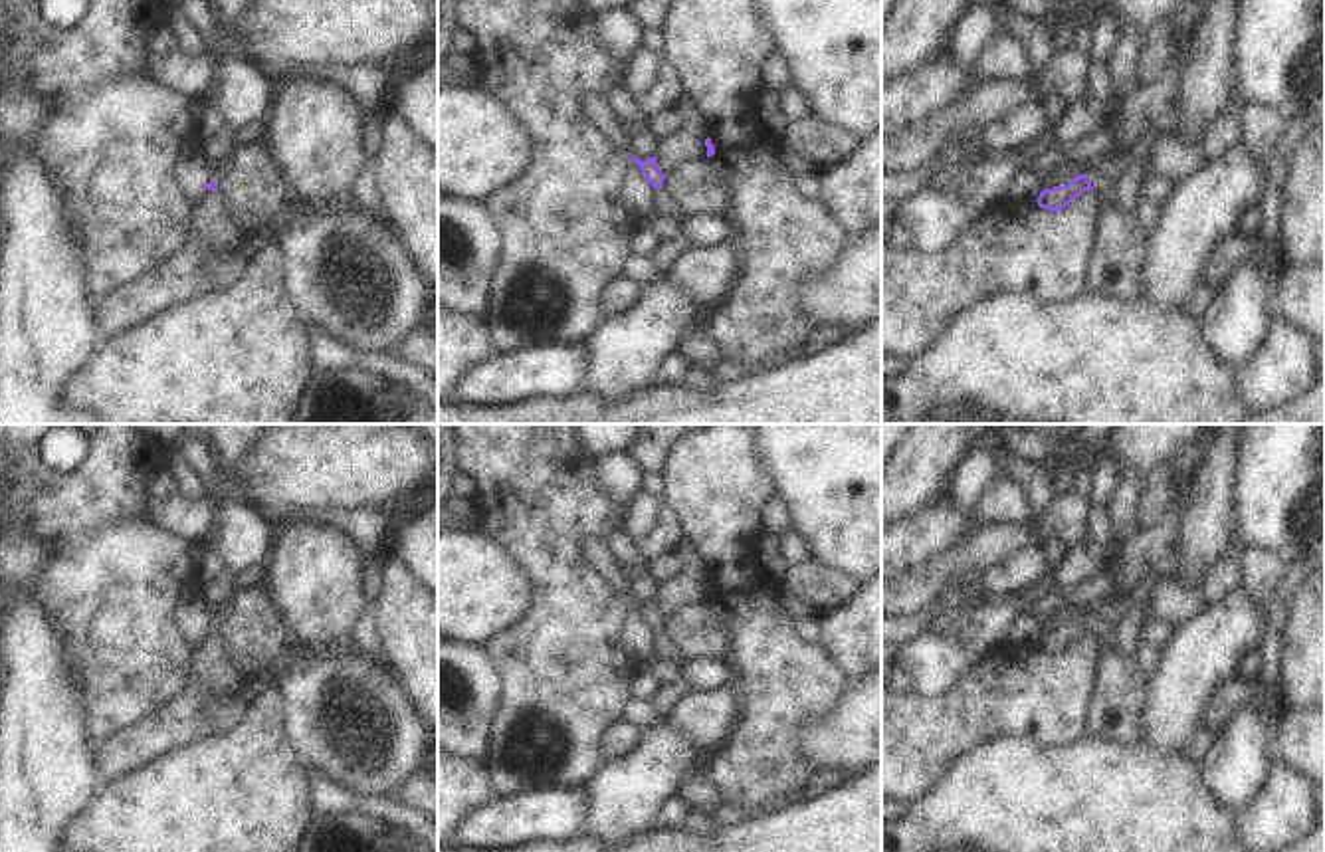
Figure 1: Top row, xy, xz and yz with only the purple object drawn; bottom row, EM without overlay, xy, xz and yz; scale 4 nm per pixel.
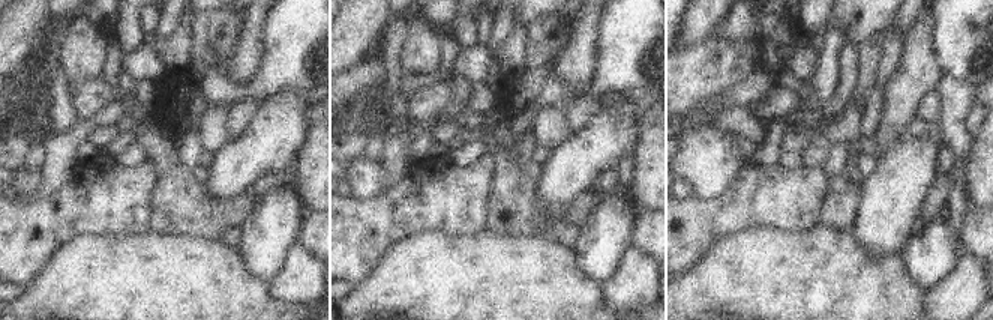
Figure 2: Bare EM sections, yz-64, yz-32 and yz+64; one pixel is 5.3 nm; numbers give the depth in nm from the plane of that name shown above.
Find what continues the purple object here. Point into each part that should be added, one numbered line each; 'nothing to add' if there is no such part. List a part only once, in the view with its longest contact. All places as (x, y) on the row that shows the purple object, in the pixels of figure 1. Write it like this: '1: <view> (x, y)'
1: yz (1106, 189)

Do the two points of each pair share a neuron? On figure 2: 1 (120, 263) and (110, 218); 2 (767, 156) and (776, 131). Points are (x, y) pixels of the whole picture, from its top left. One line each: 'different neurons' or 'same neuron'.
1: different neurons
2: same neuron

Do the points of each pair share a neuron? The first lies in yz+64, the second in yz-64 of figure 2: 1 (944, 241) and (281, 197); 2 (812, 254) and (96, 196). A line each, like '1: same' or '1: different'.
1: same
2: different

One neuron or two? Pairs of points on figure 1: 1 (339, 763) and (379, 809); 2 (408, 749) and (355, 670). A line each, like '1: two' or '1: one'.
1: two
2: one

